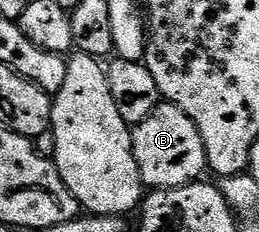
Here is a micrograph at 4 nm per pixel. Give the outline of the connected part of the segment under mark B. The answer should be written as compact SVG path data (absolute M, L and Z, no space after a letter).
M159 103L158 108L152 110L148 118L144 118L144 122L133 125L130 137L134 147L136 166L140 170L140 178L147 189L179 188L185 184L193 184L201 177L198 175L202 171L204 173L207 171L206 151L204 142L200 138L200 130L196 122L192 122L192 118L188 118L188 114L184 114L184 110L180 110L174 104Z

